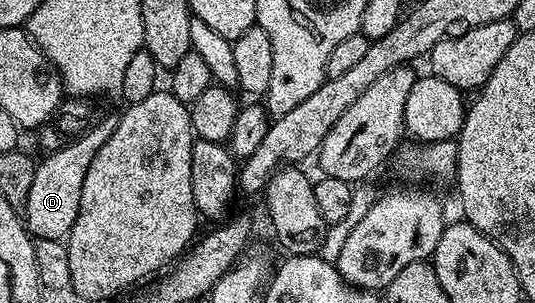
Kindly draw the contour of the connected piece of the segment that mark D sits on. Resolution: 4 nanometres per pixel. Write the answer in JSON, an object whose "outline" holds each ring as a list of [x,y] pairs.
{"outline":[[[119,111],[110,112],[107,115],[105,113],[98,120],[95,129],[81,133],[78,137],[73,139],[75,140],[74,142],[66,146],[65,144],[61,145],[54,151],[47,153],[46,155],[48,156],[43,161],[40,160],[37,163],[34,169],[31,193],[28,196],[28,202],[26,203],[26,210],[24,213],[27,229],[33,237],[37,239],[52,238],[53,240],[62,240],[69,235],[72,225],[75,224],[76,214],[79,213],[80,195],[84,186],[84,177],[97,151],[100,150],[100,147],[104,146],[104,143],[108,142],[113,131],[118,127],[120,116],[121,113]]]}

